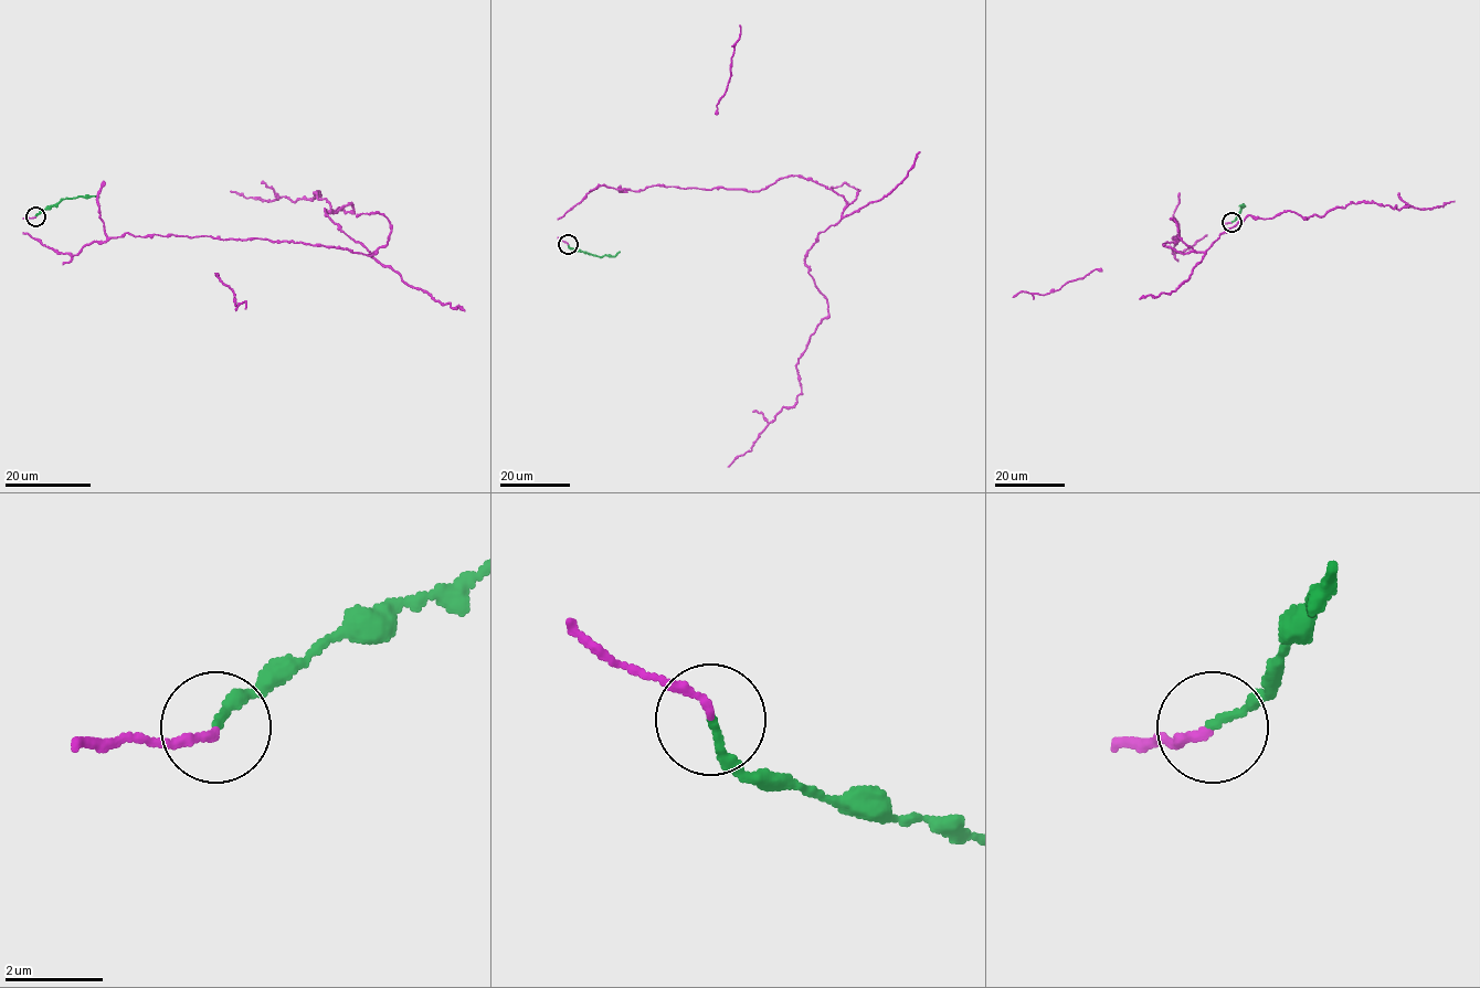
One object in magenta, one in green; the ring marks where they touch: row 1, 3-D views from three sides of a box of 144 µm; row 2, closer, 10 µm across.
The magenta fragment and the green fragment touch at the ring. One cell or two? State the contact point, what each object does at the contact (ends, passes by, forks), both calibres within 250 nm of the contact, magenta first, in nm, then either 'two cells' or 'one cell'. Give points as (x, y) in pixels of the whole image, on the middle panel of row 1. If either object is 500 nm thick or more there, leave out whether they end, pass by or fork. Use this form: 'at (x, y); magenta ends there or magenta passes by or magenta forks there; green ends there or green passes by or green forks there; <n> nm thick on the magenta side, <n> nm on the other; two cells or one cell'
at (568, 244); magenta ends there; green ends there; 150 nm thick on the magenta side, 150 nm on the other; one cell

